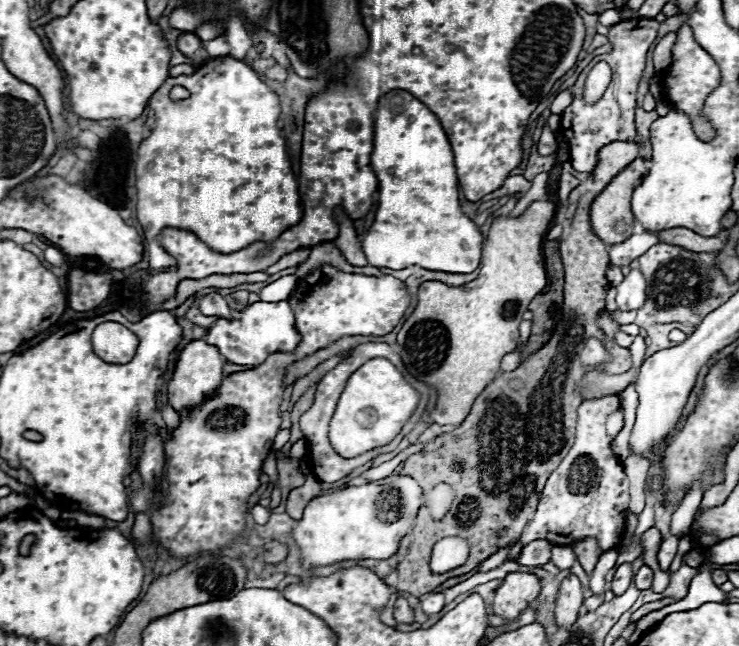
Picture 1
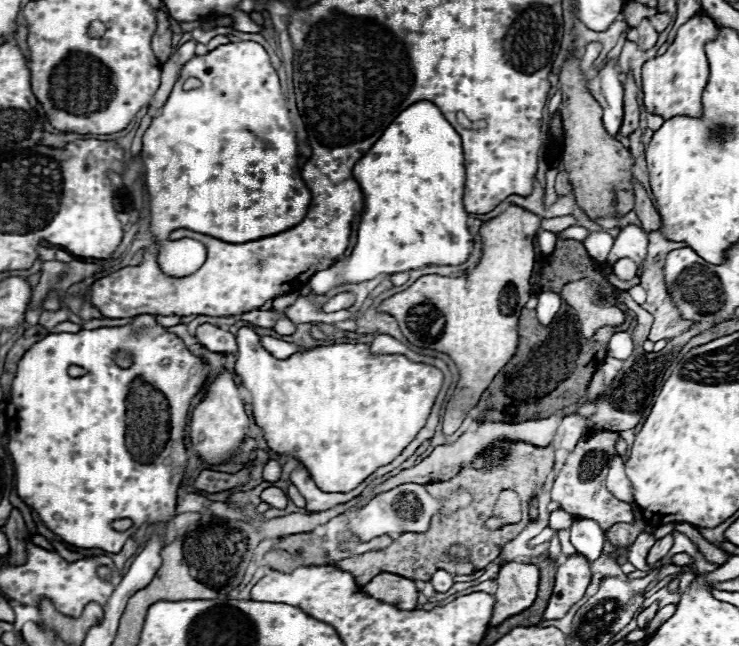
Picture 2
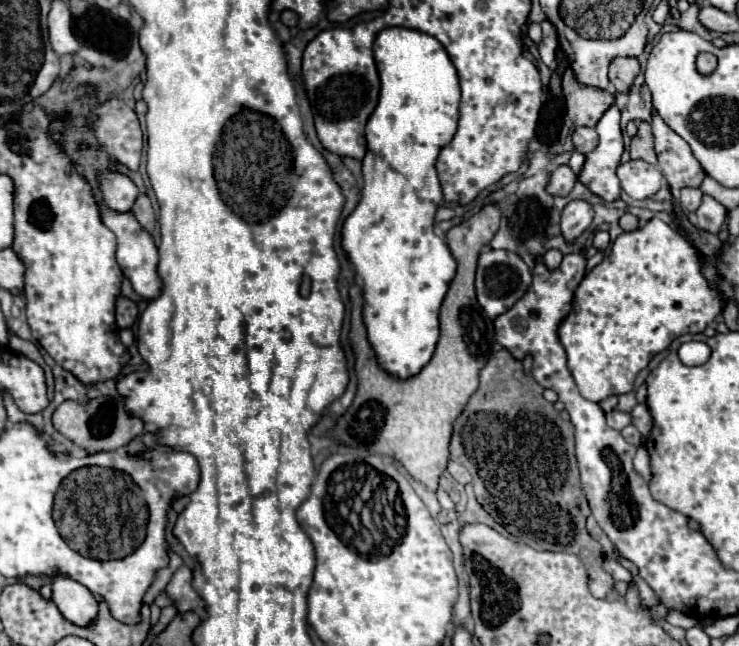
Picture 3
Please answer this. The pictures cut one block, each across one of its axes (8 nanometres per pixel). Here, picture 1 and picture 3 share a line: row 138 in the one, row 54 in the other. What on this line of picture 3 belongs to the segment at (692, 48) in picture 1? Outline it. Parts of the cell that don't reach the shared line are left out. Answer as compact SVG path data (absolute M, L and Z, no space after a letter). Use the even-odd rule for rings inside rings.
M700 54L696 64L698 64L698 70L700 70L702 74L710 74L710 72L716 68L716 58L714 58L712 54Z

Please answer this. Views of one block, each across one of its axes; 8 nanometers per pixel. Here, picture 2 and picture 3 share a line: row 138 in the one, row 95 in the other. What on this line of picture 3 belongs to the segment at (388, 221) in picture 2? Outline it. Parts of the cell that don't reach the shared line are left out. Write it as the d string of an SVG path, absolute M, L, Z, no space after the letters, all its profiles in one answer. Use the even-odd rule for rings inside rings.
M386 28L374 42L374 60L380 74L380 98L366 122L368 150L362 158L364 188L356 210L342 226L342 248L364 280L364 322L378 364L398 378L422 370L438 342L438 310L456 274L448 244L434 234L434 214L442 200L436 158L452 140L458 126L460 84L444 46L430 34L408 28Z

